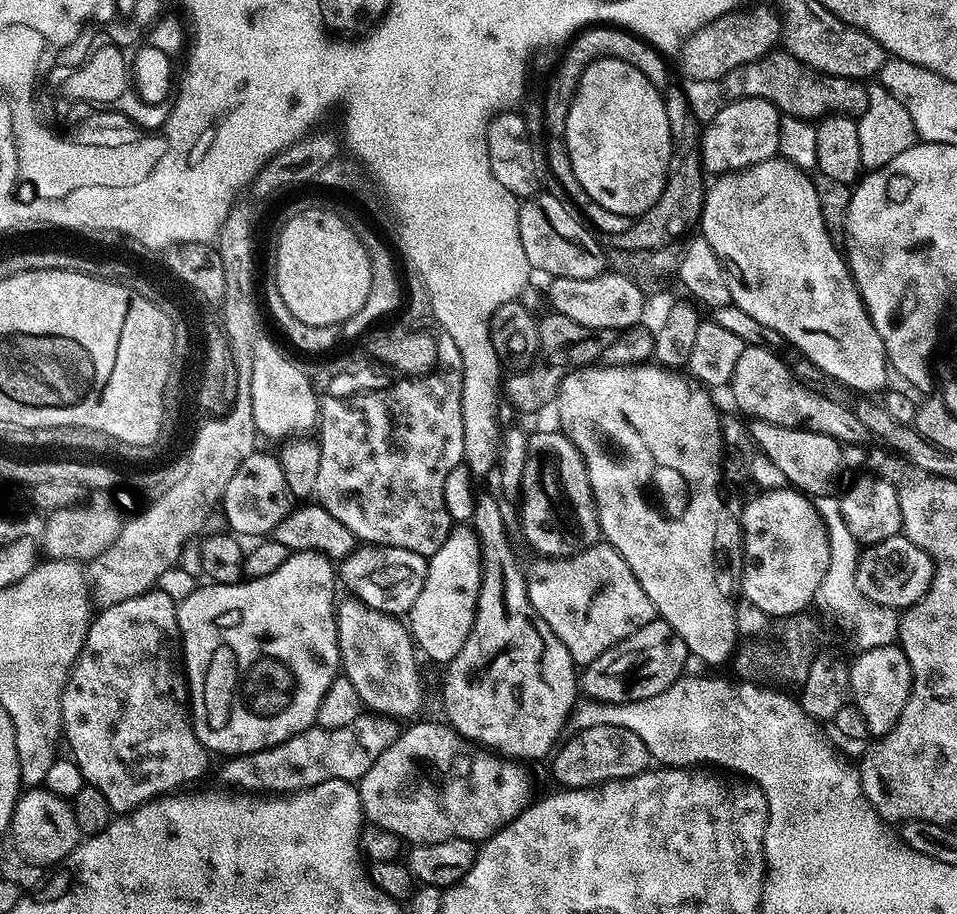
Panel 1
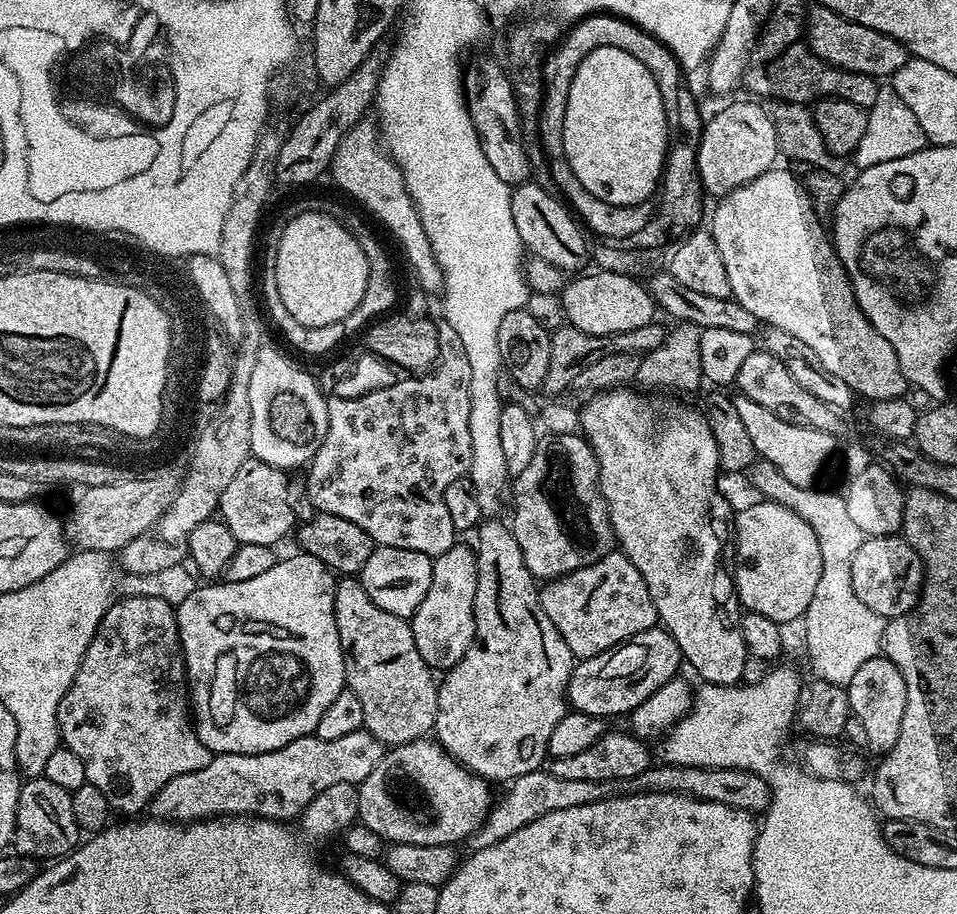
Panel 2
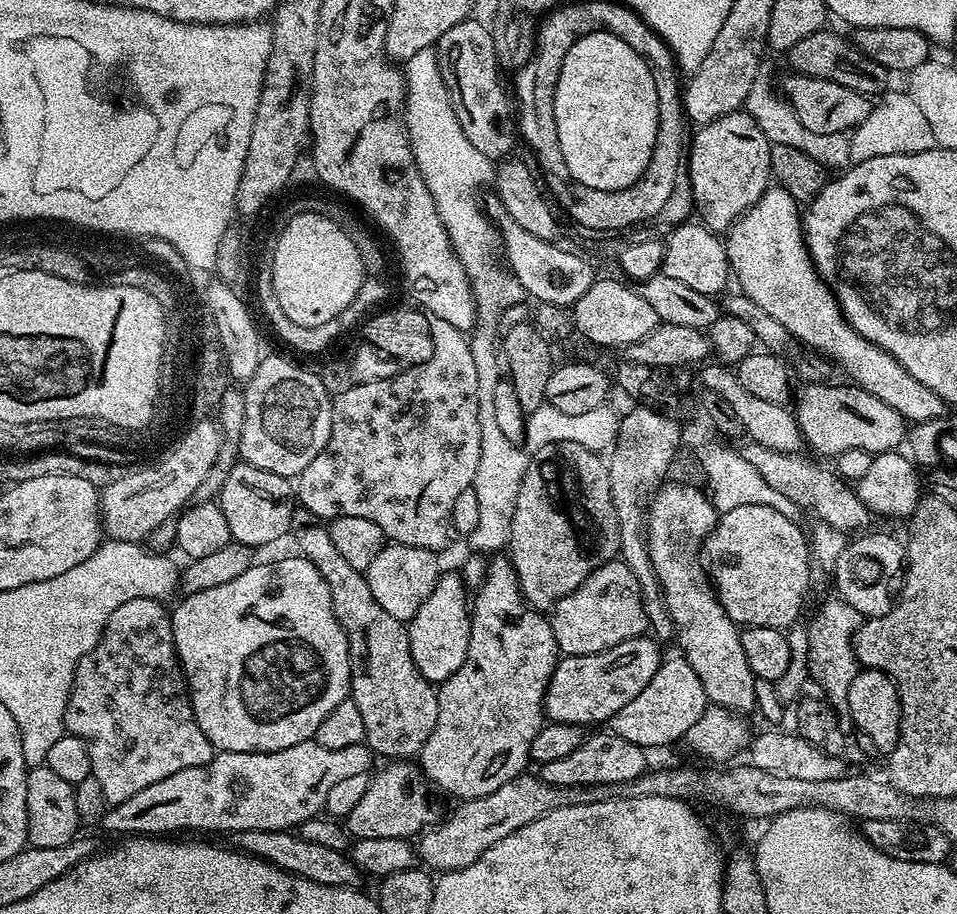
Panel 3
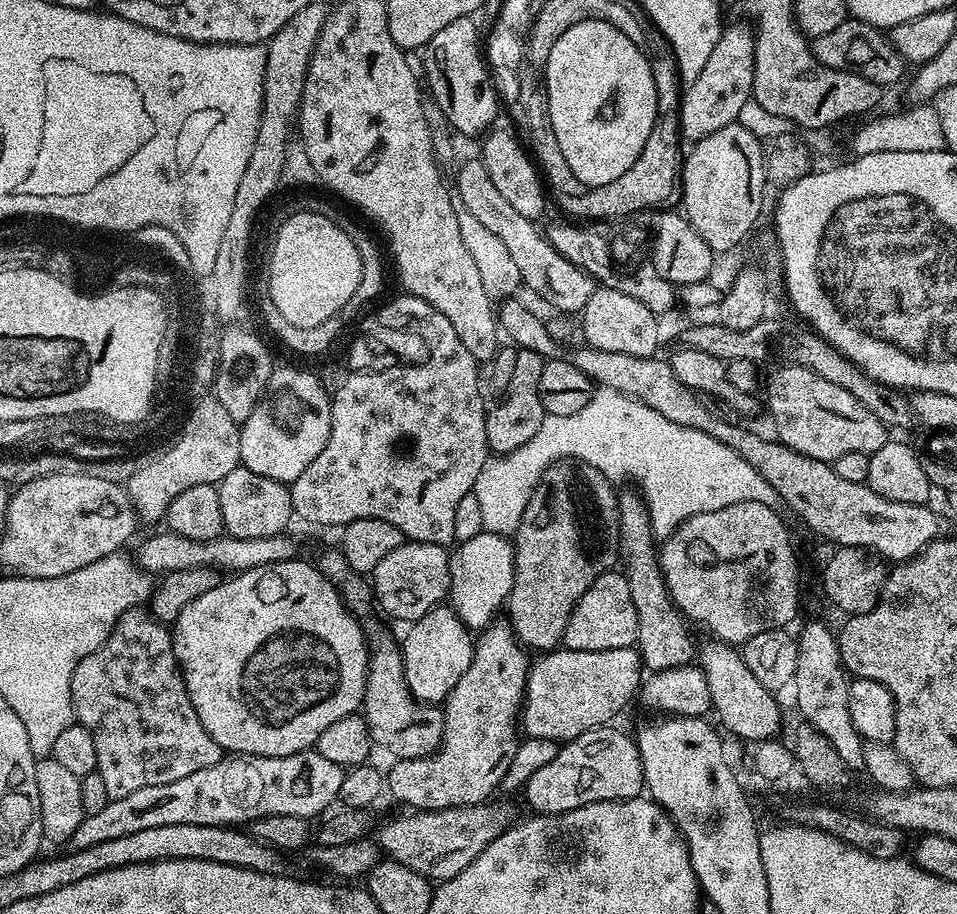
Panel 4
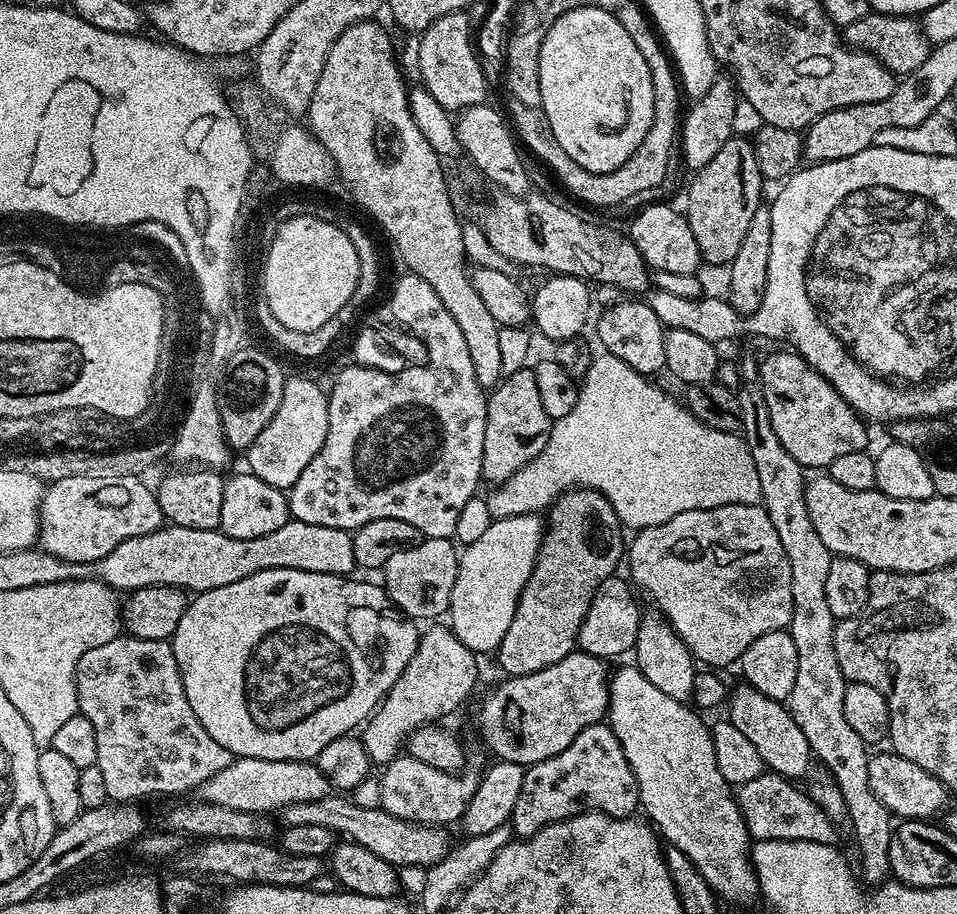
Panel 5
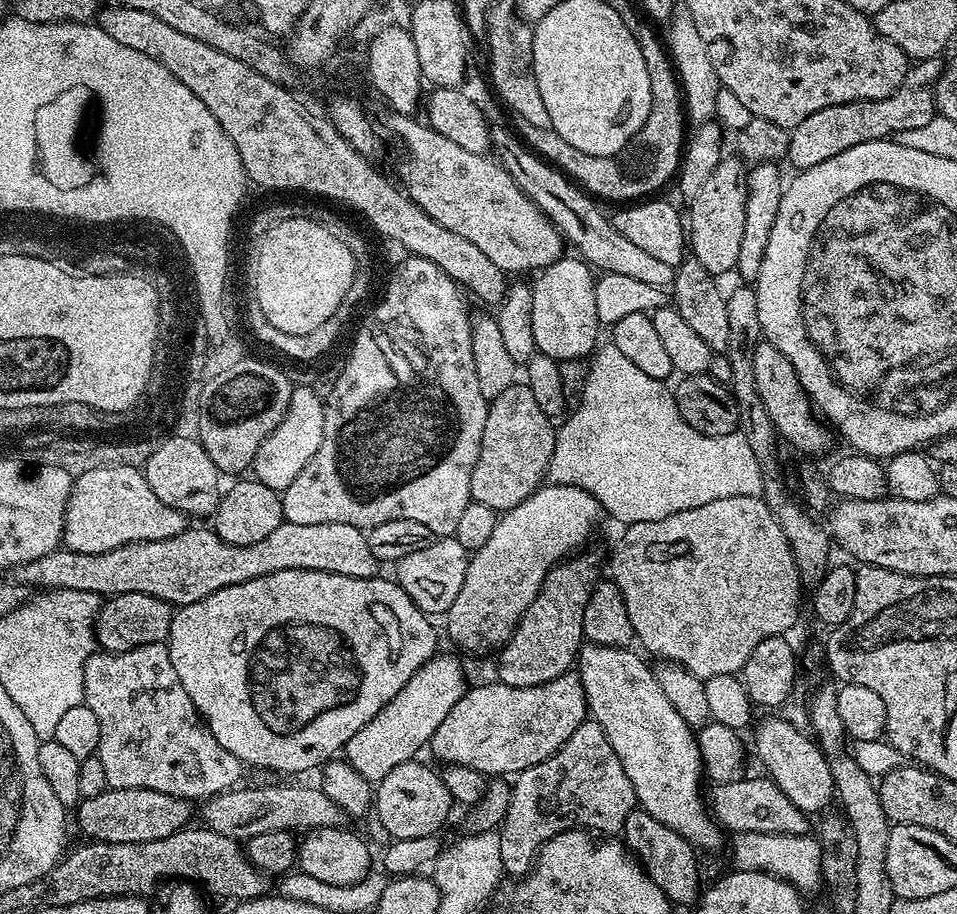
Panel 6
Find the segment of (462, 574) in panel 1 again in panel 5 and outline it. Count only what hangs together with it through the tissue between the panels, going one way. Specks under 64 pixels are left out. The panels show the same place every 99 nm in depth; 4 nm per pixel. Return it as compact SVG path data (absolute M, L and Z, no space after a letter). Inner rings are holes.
M428 626L423 629L418 646L414 650L414 658L410 658L410 662L406 662L406 670L402 670L402 674L398 678L398 682L394 682L394 686L388 691L387 696L384 697L379 708L372 713L370 719L363 725L362 739L366 746L366 754L372 759L373 765L387 766L397 759L396 756L405 747L406 738L416 728L421 728L423 724L435 724L443 721L443 716L448 716L451 712L456 712L464 704L464 699L471 694L476 688L476 660L478 660L477 653L471 652L466 646L462 646L462 642L458 642L458 638L452 633L451 627L443 626L444 628L432 628L436 626Z

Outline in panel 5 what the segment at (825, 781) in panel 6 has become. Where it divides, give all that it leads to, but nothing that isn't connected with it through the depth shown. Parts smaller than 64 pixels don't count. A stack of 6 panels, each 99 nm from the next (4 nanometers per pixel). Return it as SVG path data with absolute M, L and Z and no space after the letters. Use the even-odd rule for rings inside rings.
M746 683L737 684L737 688L731 689L726 700L727 721L751 741L751 745L760 753L767 771L776 772L793 782L799 781L799 776L800 779L807 777L814 764L812 747L806 742L806 734L798 730L798 722L794 722L787 707L774 698L766 698L766 694L758 694L758 690L754 690Z

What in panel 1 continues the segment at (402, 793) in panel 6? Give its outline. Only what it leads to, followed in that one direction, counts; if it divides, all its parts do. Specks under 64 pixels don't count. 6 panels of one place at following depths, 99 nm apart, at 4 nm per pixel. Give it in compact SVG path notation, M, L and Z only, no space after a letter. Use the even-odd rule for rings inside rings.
M491 491L476 492L470 527L480 542L480 593L470 638L466 638L466 646L458 650L446 668L446 720L461 736L475 745L487 746L501 756L522 762L540 760L553 751L554 745L561 739L560 731L564 724L566 728L572 710L578 703L578 665L572 661L570 650L562 646L554 630L550 630L550 626L546 626L544 619L532 608L525 569L520 569L516 552L512 549L512 540L508 537L509 521L502 519L498 502Z

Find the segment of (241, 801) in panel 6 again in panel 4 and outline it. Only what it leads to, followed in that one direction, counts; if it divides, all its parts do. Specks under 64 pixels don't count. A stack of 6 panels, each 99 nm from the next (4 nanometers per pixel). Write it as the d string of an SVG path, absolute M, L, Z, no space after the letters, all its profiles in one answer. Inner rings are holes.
M471 804L465 808L443 808L437 812L413 811L412 816L388 820L374 833L374 839L385 857L410 866L414 874L422 874L430 882L443 882L462 874L494 838L512 827L517 819L512 804Z

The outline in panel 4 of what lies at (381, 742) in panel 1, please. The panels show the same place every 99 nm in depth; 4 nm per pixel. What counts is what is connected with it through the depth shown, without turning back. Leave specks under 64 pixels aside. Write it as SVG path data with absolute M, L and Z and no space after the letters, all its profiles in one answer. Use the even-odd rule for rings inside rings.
M315 750L285 756L228 754L214 766L197 770L186 778L178 778L178 782L166 782L162 786L142 786L142 790L126 794L126 798L109 800L106 806L102 806L102 810L98 810L98 814L90 814L85 816L82 822L78 822L78 830L74 830L70 844L75 850L86 850L86 846L94 846L97 842L122 838L125 834L135 834L137 830L147 830L149 826L174 826L174 822L194 822L198 826L248 826L253 820L266 818L268 815L315 818L319 812L327 813L333 807L332 803L337 803L344 774L345 769L329 762L327 758L322 758L322 754Z

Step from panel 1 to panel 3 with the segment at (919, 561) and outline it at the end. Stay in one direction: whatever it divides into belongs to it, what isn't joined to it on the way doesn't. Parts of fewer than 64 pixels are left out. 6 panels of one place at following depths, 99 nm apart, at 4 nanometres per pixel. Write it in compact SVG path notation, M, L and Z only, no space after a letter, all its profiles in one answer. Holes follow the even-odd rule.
M865 531L849 539L842 554L838 554L834 569L835 595L854 606L861 618L881 616L892 609L900 595L906 571L905 541L888 532L872 531Z

